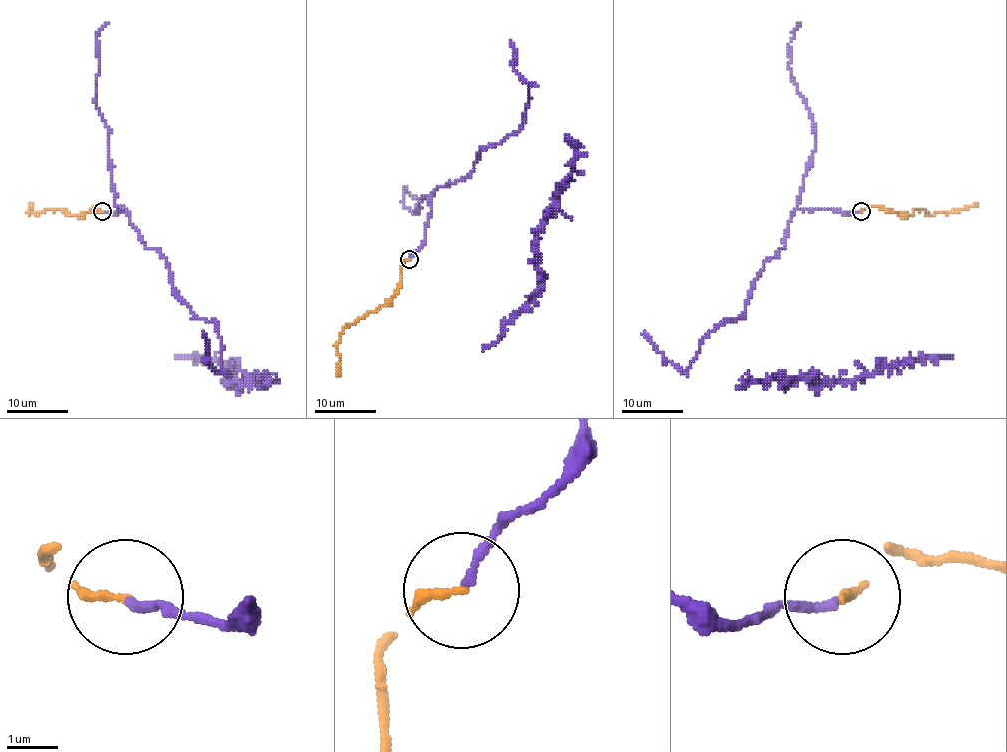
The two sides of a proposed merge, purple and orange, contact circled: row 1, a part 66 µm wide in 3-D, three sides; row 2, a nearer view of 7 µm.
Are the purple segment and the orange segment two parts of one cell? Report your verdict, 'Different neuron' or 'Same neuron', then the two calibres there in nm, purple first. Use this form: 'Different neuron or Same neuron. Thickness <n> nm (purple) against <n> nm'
Same neuron. Thickness 160 nm (purple) against 170 nm

